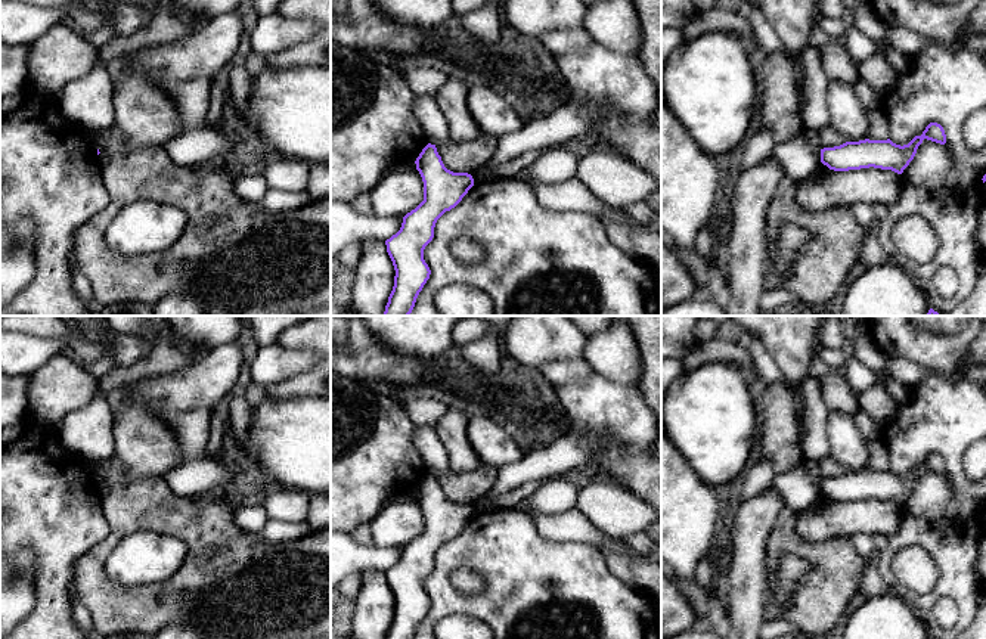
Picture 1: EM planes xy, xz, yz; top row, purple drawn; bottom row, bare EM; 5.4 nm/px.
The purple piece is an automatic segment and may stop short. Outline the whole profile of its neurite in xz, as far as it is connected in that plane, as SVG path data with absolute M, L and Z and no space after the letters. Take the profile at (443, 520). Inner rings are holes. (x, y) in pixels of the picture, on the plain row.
M428 474L415 494L424 512L424 531L403 548L400 561L385 571L396 601L385 639L415 638L431 605L424 590L424 580L434 568L435 553L474 517L471 505L453 503L444 497L435 475Z

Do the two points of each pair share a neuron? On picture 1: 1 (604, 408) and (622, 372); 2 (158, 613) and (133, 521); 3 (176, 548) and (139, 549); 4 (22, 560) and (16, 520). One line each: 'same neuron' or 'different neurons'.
1: different neurons
2: same neuron
3: same neuron
4: different neurons

